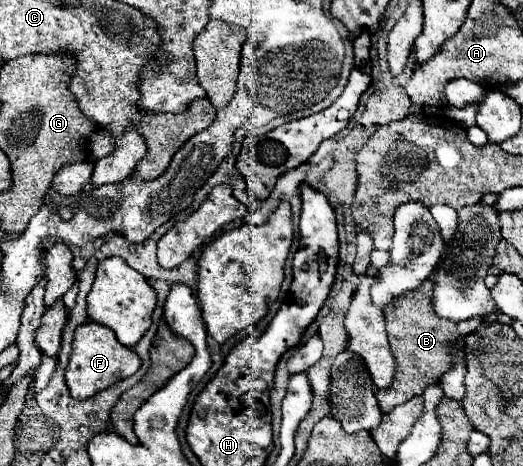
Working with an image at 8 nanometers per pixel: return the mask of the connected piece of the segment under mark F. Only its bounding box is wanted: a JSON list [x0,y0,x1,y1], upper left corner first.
[65,323,141,399]

